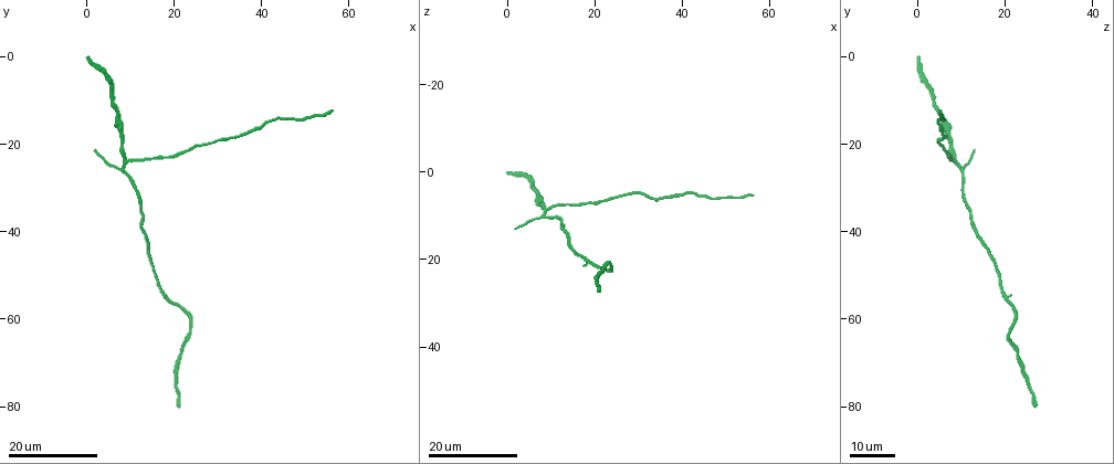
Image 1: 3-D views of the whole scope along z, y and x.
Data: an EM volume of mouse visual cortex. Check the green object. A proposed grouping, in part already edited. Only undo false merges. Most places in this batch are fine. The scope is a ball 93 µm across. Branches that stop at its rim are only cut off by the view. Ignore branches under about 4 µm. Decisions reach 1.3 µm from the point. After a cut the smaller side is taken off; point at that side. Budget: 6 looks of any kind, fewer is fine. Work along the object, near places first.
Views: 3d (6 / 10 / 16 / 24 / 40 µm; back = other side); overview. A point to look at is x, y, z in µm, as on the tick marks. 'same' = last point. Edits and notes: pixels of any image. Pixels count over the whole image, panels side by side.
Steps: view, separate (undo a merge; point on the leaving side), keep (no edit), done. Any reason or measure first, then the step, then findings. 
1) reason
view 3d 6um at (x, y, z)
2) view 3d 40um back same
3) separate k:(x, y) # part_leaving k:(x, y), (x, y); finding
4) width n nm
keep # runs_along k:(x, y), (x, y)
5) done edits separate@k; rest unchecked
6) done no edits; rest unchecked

calibre changes
view 3d 24um at (40.0, 16.5, 5.0)

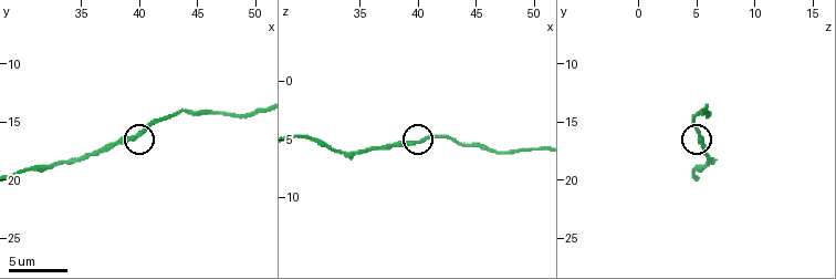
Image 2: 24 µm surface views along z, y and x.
view 3d 10um at (39.6, 16.4, 5.6)

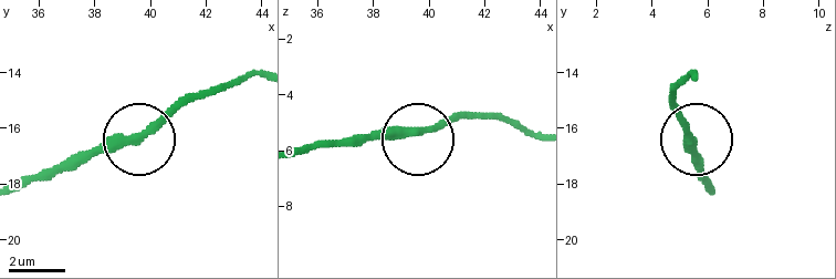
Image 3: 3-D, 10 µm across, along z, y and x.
keep # runs_along 3:(20, 188), (142, 141), (189, 99); continuous, no second neuron

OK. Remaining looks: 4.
narrows sharply
view 3d 24um at (19.0, 22.5, 7.0)

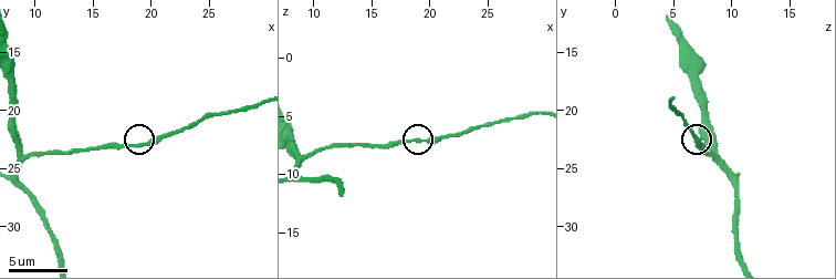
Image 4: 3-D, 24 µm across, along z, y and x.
zoom in
view 3d 10um at (18.4, 23.0, 7.0)

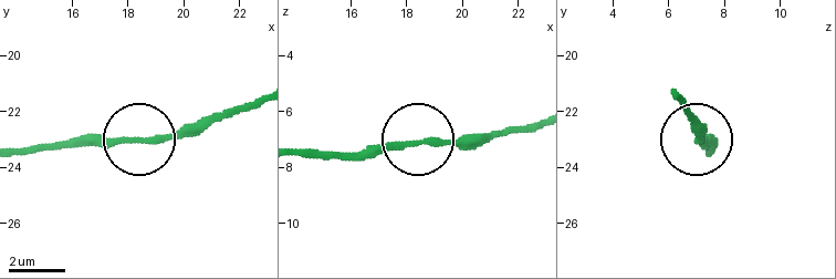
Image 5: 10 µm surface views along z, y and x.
keep # runs_along 5:(298, 151), (488, 144); one neuron here

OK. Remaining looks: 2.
small branch off a trunk
view 3d 24um at (8.5, 25.5, 10.0)

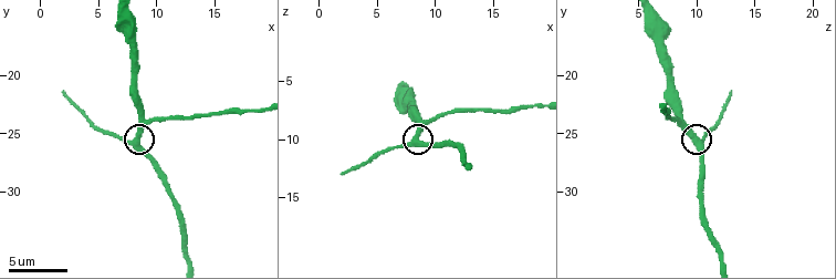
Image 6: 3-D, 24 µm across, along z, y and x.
view 3d 10um at (8.2, 25.6, 10.2)

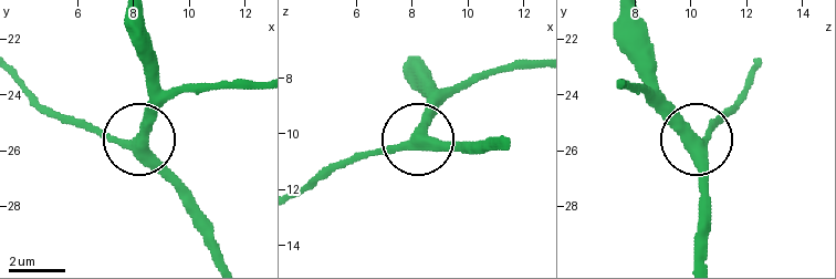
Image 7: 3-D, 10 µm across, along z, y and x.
width 370 nm
keep # runs_along 7:(222, 260), (198, 204), (146, 146), (62, 125); one neuron here

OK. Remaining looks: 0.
done no edits; rest unchecked

